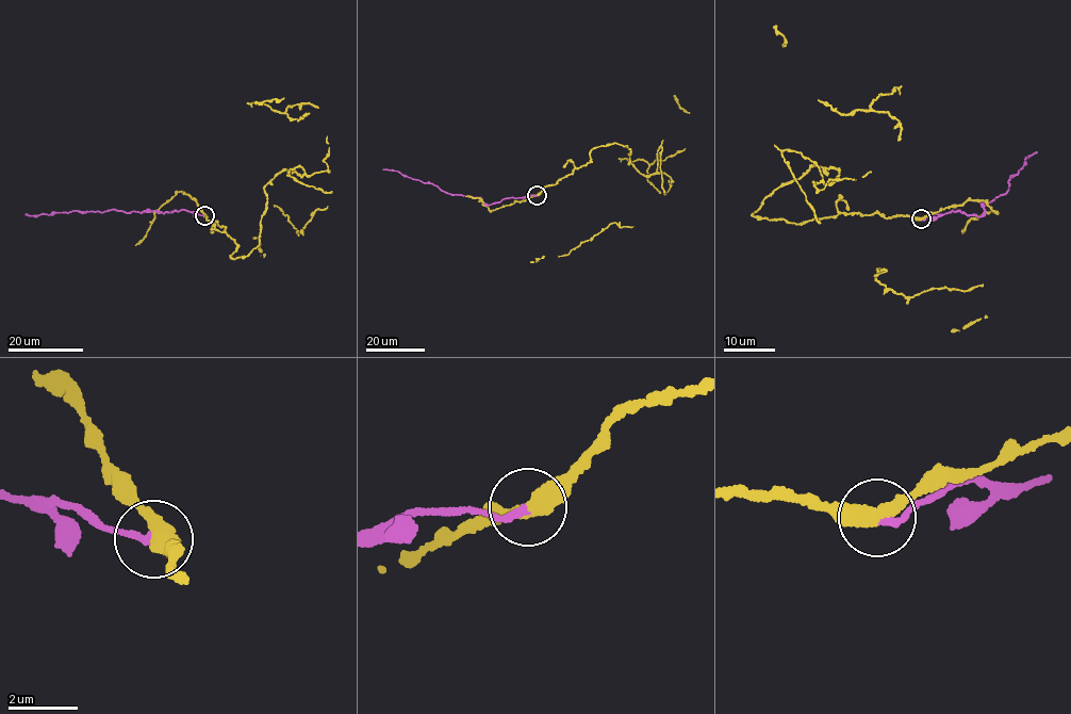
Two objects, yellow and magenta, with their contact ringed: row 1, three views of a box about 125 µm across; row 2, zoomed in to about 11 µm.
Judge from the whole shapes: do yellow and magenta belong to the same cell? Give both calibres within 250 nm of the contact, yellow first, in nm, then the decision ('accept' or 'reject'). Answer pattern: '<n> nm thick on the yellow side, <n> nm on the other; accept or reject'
420 nm thick on the yellow side, 240 nm on the other; reject

